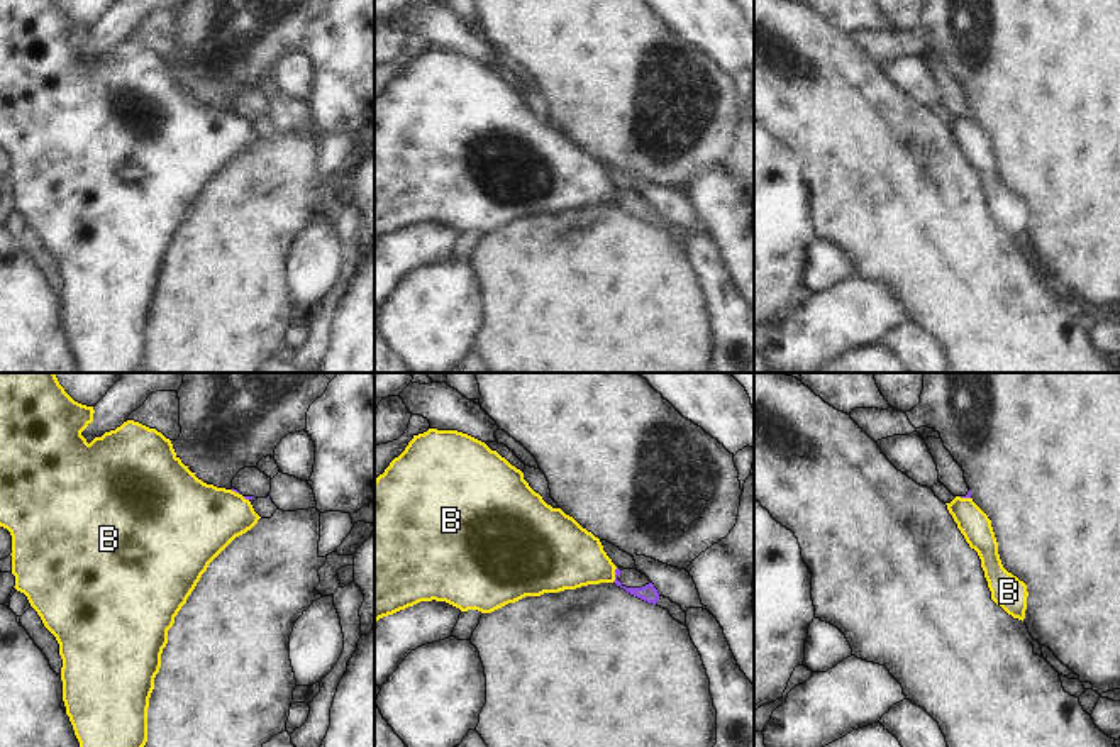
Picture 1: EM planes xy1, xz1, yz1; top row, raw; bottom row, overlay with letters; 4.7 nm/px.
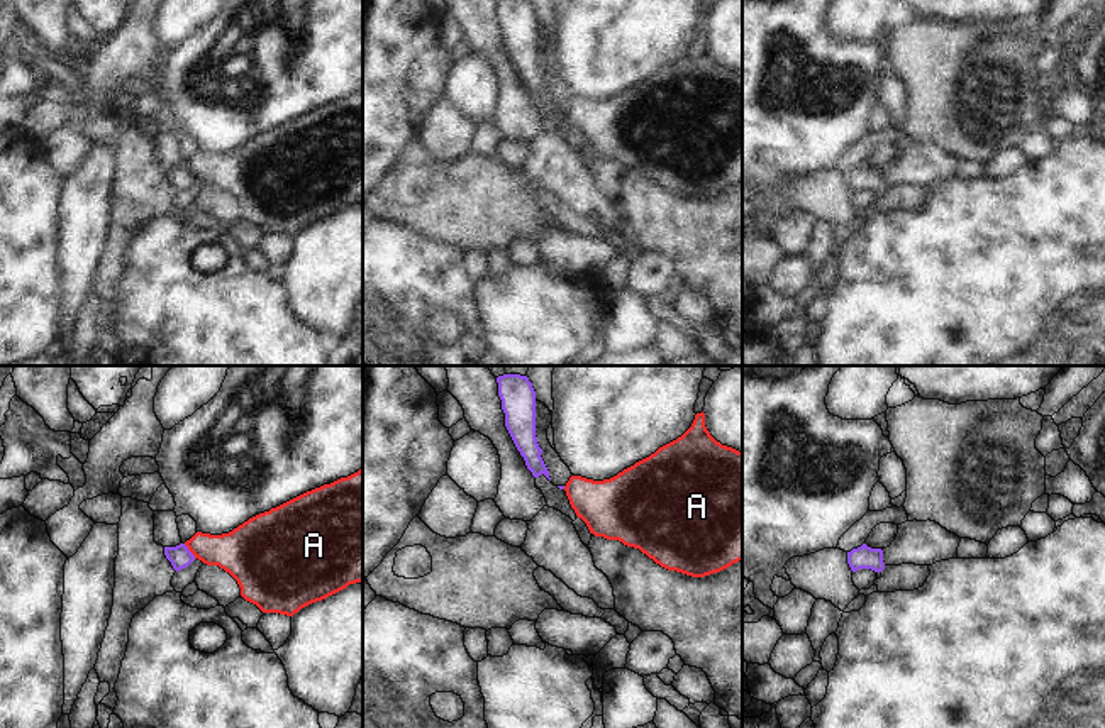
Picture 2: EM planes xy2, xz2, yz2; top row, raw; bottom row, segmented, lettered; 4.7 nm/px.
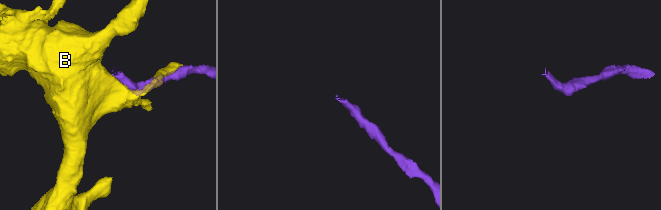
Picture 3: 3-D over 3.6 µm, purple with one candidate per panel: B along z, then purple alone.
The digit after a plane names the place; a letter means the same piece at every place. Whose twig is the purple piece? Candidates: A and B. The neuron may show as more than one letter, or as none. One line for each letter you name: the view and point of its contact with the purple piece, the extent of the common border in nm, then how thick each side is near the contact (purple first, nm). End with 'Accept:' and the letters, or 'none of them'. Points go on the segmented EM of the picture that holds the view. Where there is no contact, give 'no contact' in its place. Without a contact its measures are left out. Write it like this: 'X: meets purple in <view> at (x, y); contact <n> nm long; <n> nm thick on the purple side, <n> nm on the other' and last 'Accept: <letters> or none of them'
Accept: none of them

